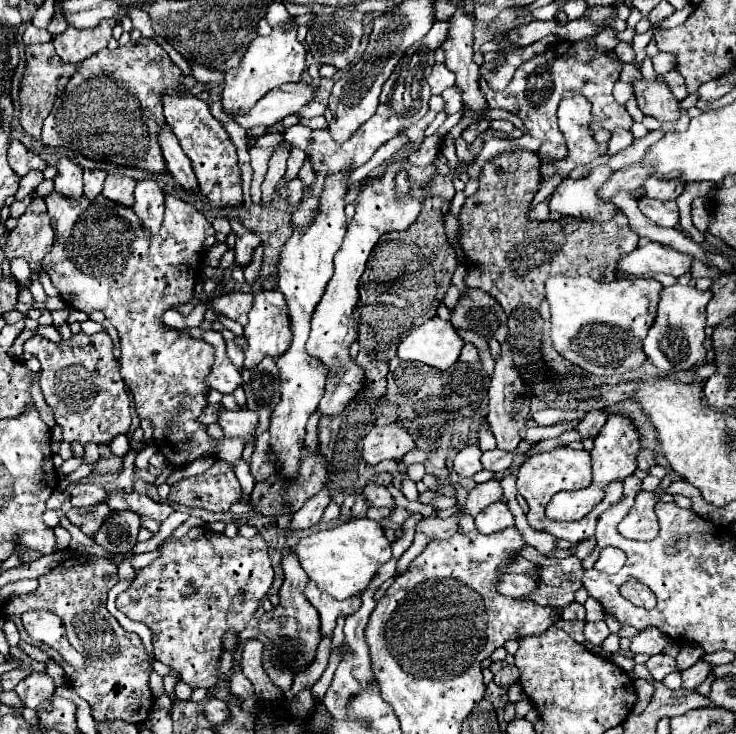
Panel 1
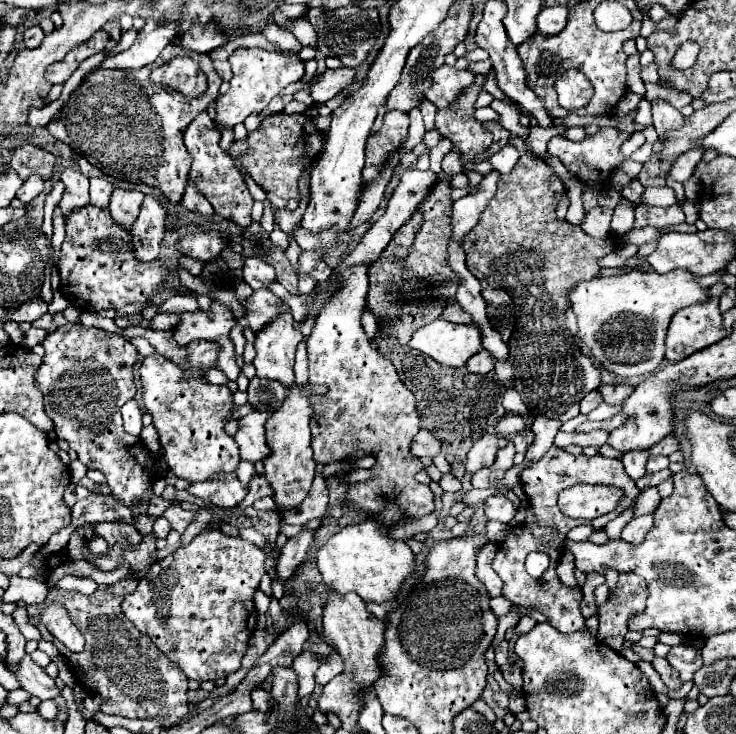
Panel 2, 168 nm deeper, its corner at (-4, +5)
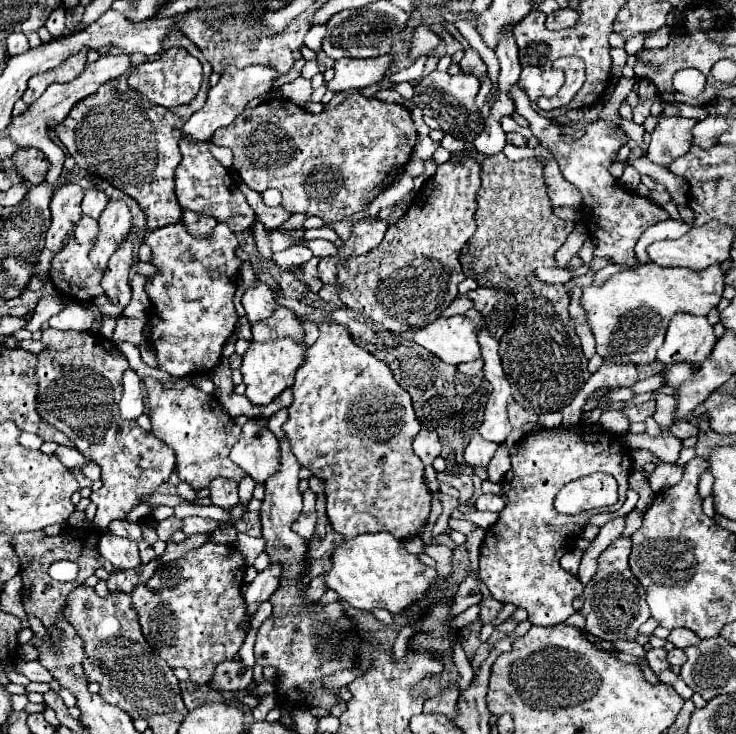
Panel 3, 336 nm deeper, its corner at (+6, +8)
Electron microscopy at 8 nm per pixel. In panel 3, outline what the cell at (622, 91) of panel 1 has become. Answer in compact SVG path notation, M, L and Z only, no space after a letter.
M620 117L619 123L620 127L629 135L632 140L637 141L639 147L643 150L644 154L646 154L648 145L646 145L643 140L643 135L645 132L643 125L638 125L632 120L627 120L622 117Z

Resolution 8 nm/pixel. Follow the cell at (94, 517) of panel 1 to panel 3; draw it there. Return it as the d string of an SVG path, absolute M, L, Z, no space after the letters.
M102 532L102 536L98 538L98 552L118 570L136 568L138 564L142 564L138 556L138 544L134 540L120 538L110 532Z

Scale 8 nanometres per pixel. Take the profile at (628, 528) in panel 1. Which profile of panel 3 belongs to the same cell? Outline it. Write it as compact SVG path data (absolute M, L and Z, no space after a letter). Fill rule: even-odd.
M630 536L616 538L600 556L598 556L598 572L592 582L584 588L584 606L580 614L586 618L586 630L600 640L632 640L638 636L638 628L642 622L650 618L650 610L646 604L644 588L638 578L630 572L628 554L632 548ZM618 576L618 578L612 578Z

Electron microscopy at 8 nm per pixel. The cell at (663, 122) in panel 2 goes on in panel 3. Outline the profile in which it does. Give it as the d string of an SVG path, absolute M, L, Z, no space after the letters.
M662 116L662 120L658 120L656 128L652 130L652 140L646 156L654 164L668 166L672 160L690 150L690 128L694 124L696 120L688 118L676 120L670 116Z

